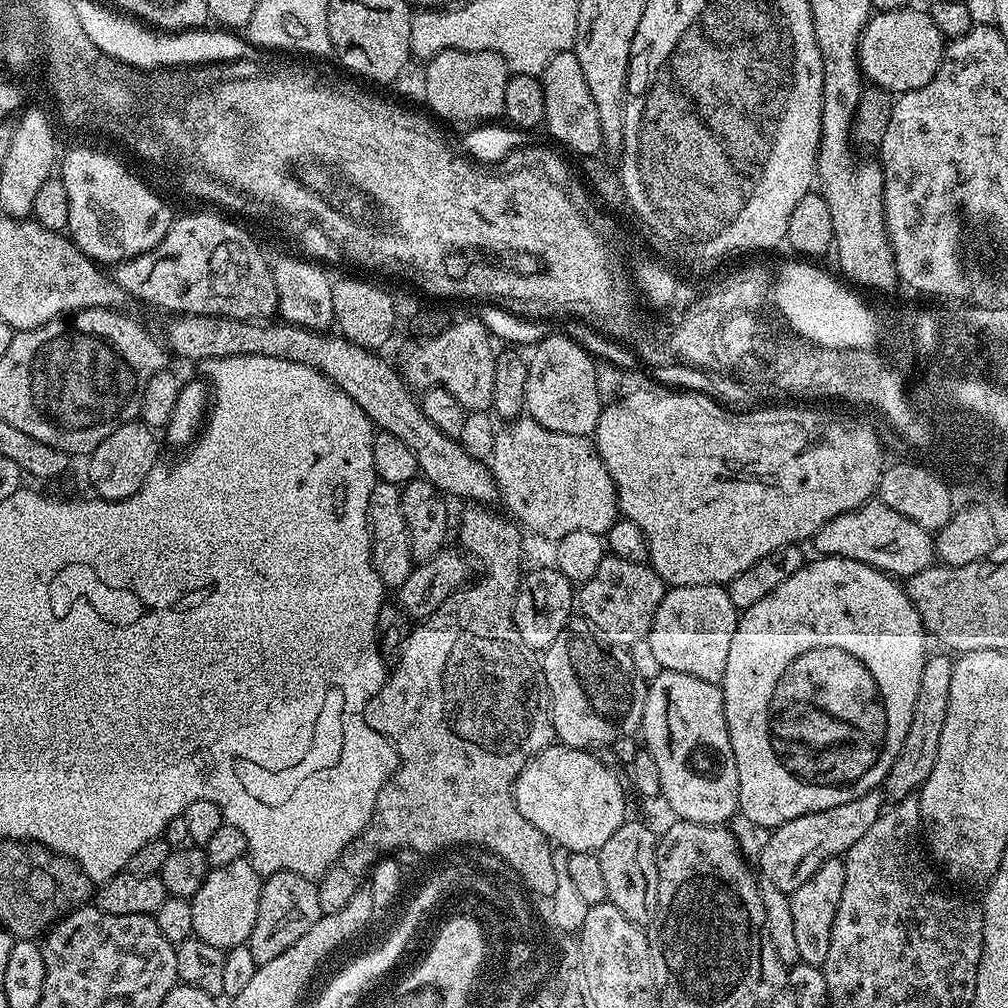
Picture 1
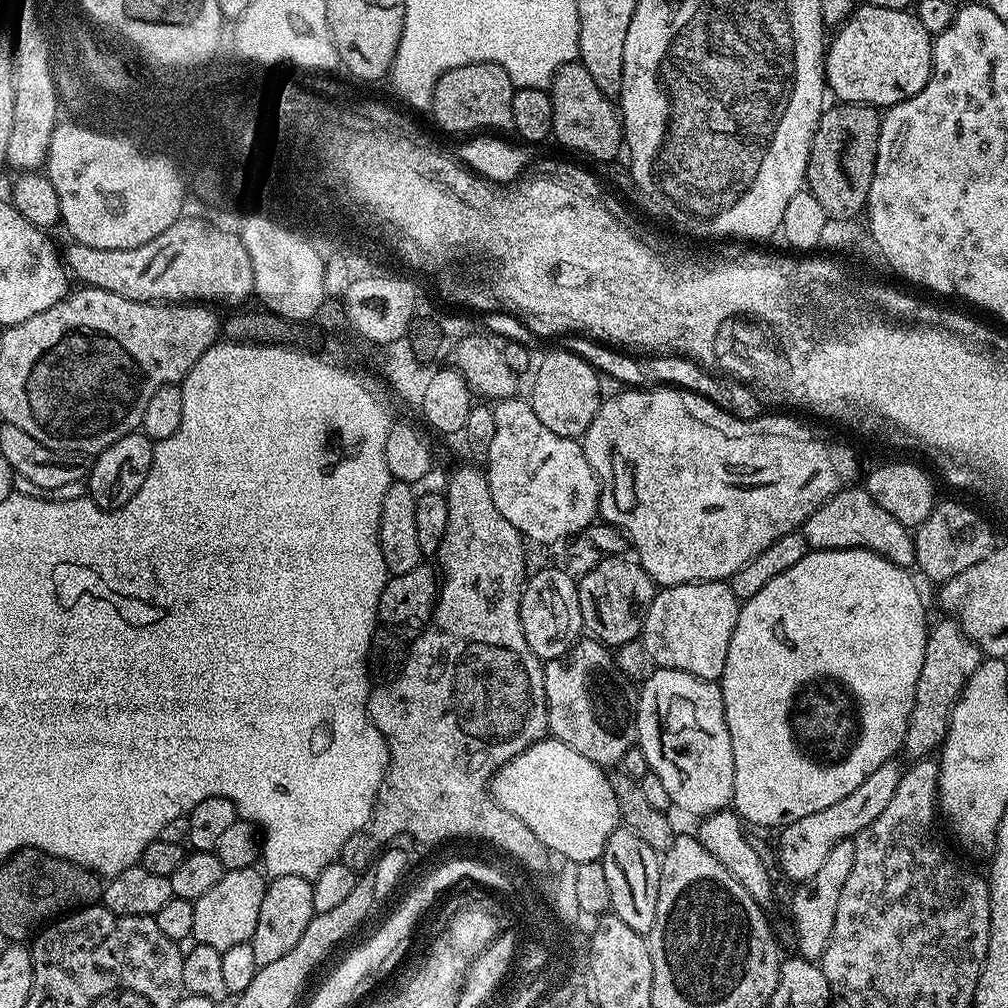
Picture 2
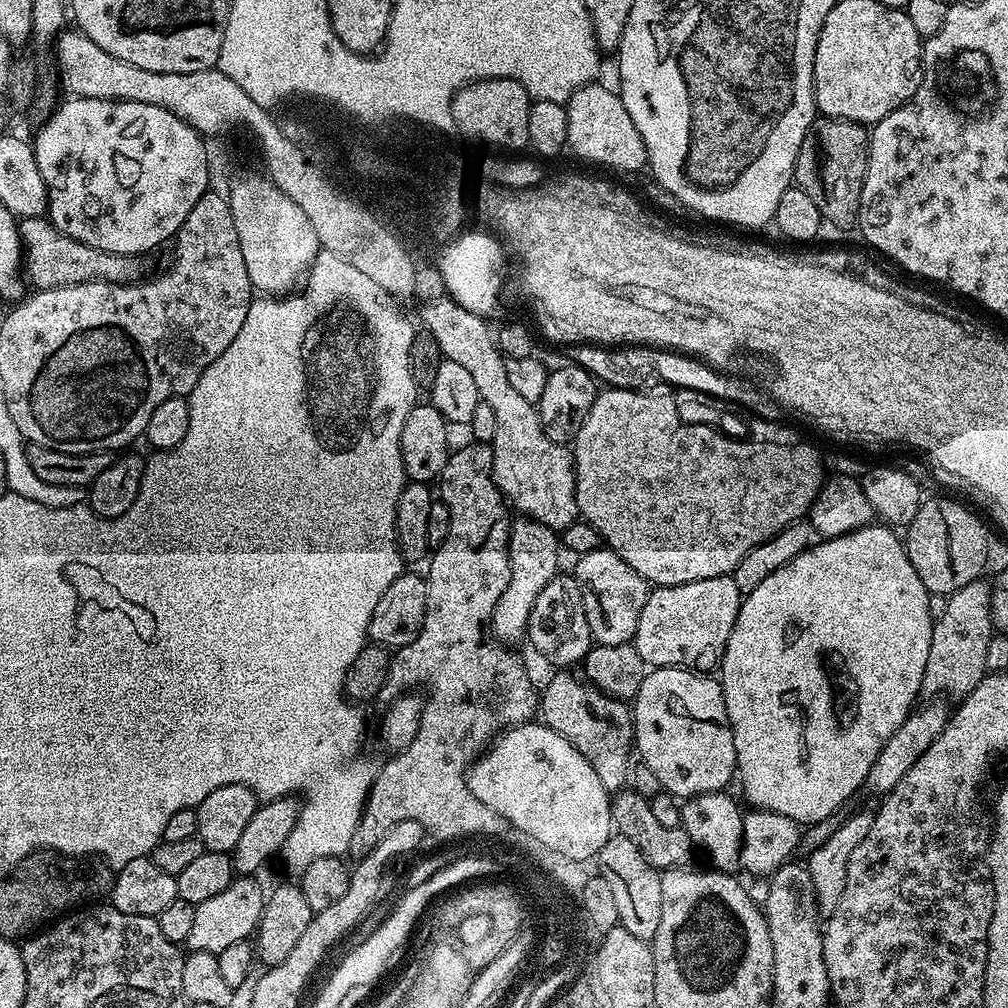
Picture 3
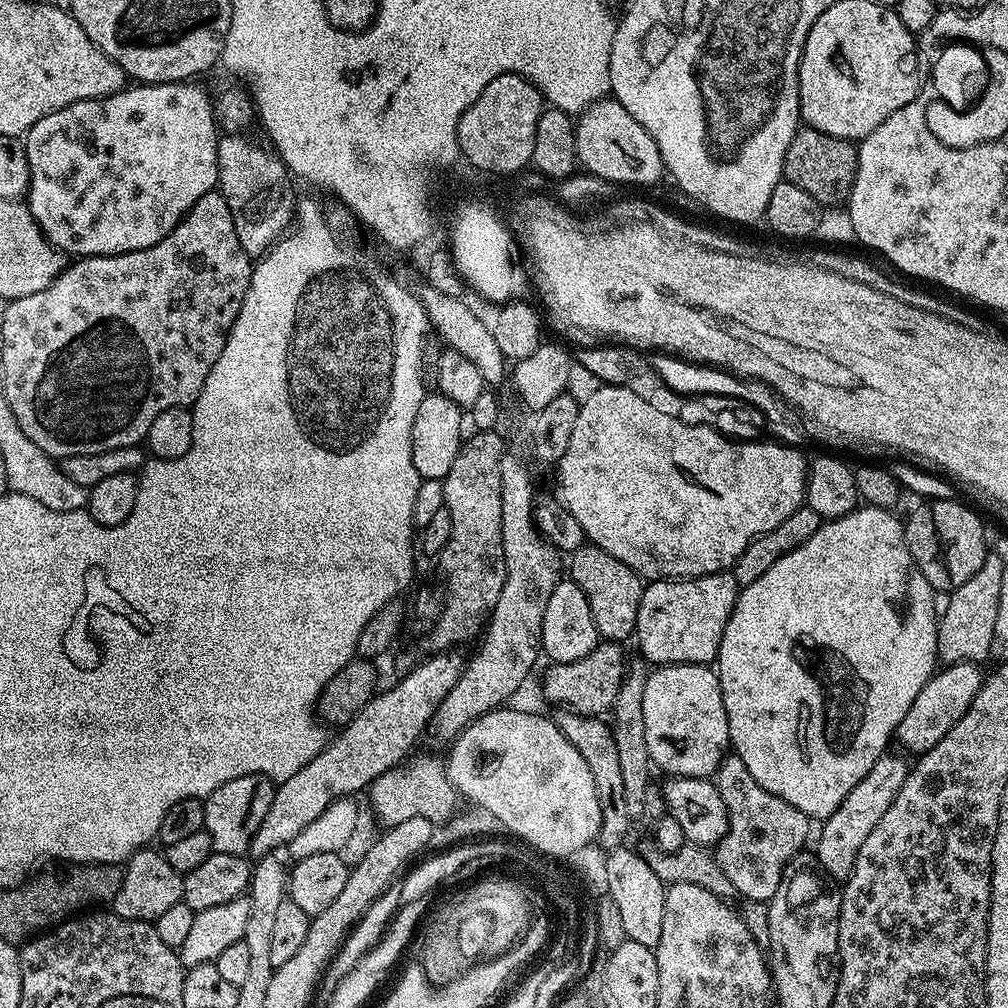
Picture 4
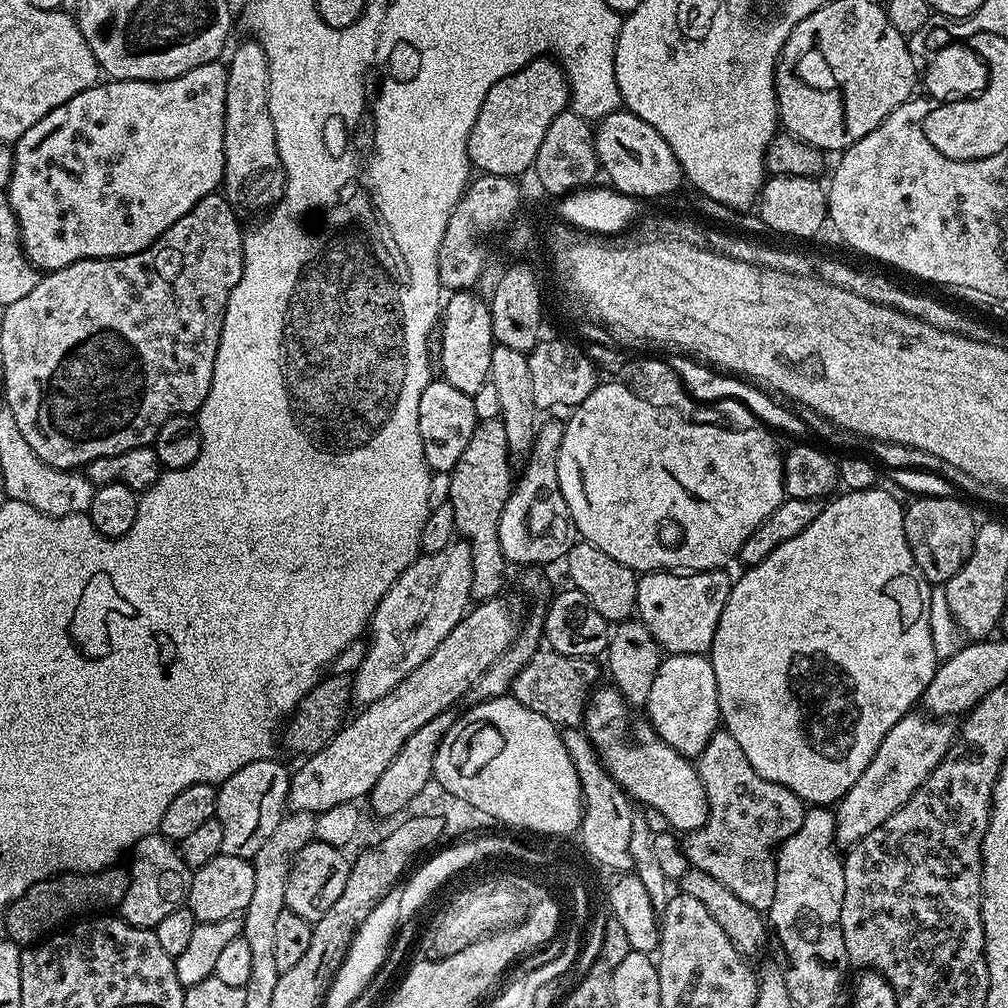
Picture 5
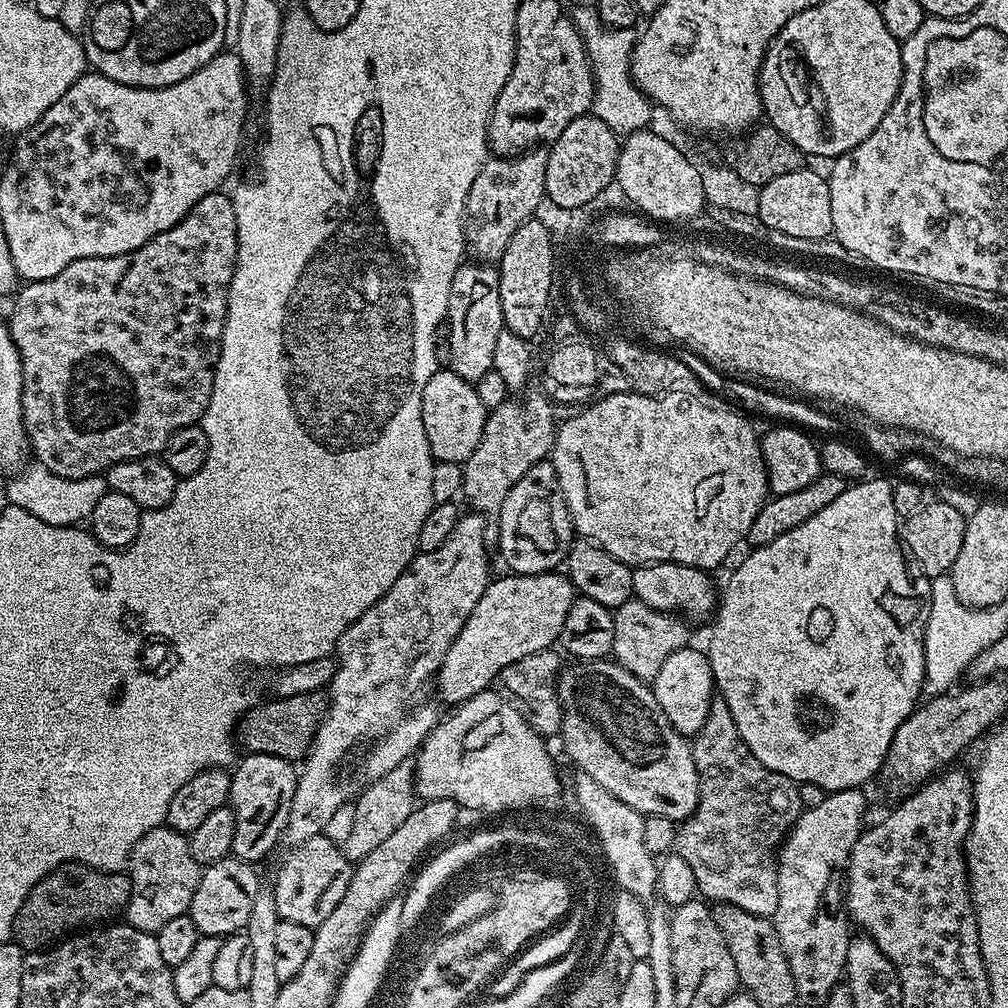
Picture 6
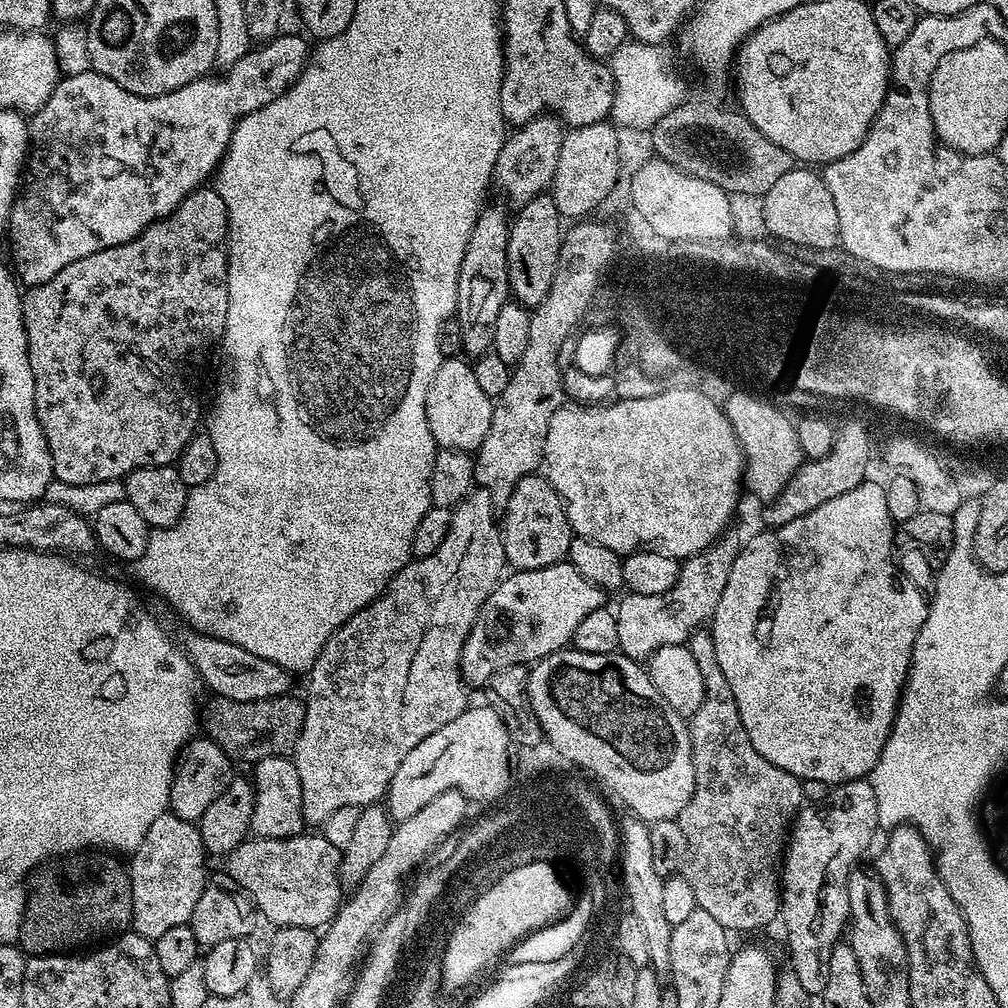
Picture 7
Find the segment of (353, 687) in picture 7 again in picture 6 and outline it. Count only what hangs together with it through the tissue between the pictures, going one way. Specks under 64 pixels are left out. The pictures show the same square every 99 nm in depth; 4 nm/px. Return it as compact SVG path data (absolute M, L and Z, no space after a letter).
M461 515L446 542L442 542L438 550L420 552L414 557L394 586L390 586L390 590L386 590L386 594L382 594L382 598L378 598L378 602L374 602L362 618L355 620L336 643L336 673L326 689L328 709L312 739L308 755L302 761L304 769L301 767L296 777L294 802L290 802L290 818L286 818L286 830L282 837L285 845L295 846L324 835L326 822L340 812L341 806L349 799L340 781L340 763L355 744L363 740L376 740L368 752L369 777L375 778L409 759L436 727L438 715L435 706L412 704L412 699L423 690L427 680L429 683L435 677L442 666L442 658L446 658L446 650L450 650L450 642L458 638L470 610L478 606L478 598L482 598L488 589L490 575L488 548L484 545L484 523L483 515Z

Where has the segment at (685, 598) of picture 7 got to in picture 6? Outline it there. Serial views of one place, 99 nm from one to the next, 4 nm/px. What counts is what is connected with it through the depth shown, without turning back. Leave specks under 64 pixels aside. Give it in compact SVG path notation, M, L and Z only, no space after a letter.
M633 598L615 608L612 617L614 646L610 653L611 659L621 664L631 676L636 676L639 680L645 682L655 680L658 670L662 670L662 662L666 662L670 654L689 647L687 628L689 625L679 615L659 612Z

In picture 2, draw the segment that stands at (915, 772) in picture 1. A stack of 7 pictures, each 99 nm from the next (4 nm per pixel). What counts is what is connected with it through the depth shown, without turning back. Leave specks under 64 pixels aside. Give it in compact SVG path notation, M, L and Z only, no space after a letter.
M944 618L931 625L926 642L926 654L922 658L922 674L918 674L918 686L914 690L914 710L910 710L910 722L904 735L903 755L912 757L913 761L922 760L931 757L933 753L943 744L948 733L948 723L952 708L956 705L956 699L960 697L961 690L966 686L970 674L978 670L982 659L982 653L979 646L961 630L959 623L952 618Z

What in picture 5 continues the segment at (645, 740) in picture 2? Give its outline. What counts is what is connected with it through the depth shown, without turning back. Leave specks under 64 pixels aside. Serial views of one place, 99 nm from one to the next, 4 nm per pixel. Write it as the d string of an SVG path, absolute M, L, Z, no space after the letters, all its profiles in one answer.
M665 655L661 659L658 674L654 674L654 686L650 686L646 719L660 735L662 742L674 746L678 754L689 758L699 757L722 724L718 706L718 686L714 682L711 659L707 655Z

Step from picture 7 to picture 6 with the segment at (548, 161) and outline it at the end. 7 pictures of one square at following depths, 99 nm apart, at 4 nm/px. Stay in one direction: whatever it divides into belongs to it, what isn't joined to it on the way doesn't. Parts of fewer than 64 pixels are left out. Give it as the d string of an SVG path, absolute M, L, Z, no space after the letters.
M537 146L521 152L519 156L496 156L484 161L478 170L478 178L474 178L474 186L470 186L470 194L466 194L464 203L464 243L469 257L480 262L496 262L506 250L506 242L514 238L514 230L527 220L533 219L538 210L538 202L546 199L546 158L548 148Z

